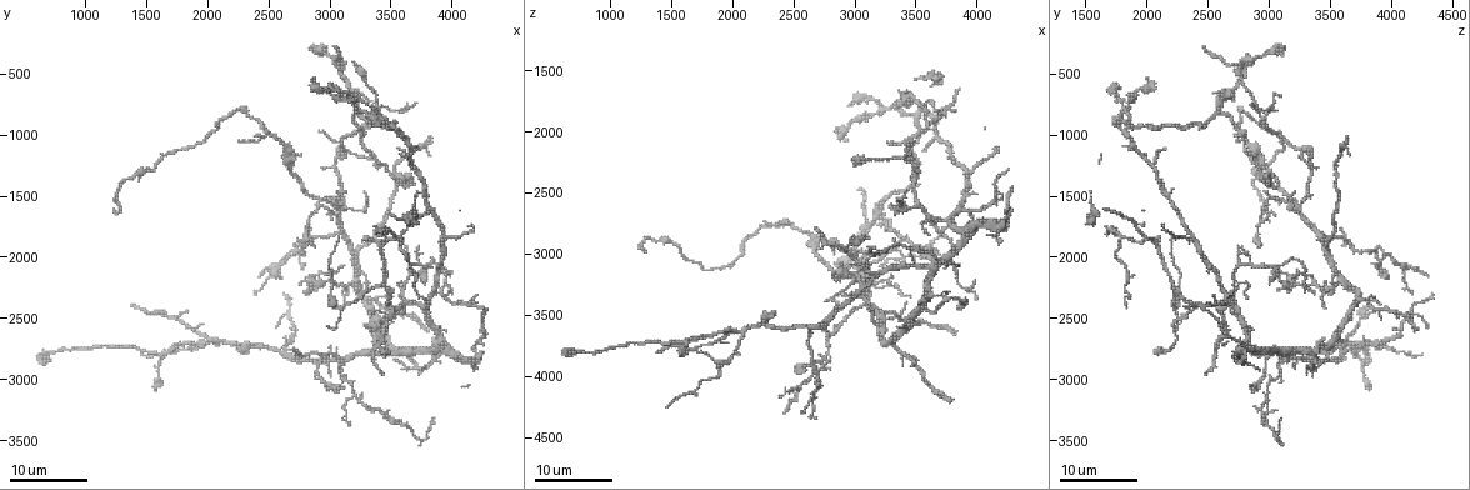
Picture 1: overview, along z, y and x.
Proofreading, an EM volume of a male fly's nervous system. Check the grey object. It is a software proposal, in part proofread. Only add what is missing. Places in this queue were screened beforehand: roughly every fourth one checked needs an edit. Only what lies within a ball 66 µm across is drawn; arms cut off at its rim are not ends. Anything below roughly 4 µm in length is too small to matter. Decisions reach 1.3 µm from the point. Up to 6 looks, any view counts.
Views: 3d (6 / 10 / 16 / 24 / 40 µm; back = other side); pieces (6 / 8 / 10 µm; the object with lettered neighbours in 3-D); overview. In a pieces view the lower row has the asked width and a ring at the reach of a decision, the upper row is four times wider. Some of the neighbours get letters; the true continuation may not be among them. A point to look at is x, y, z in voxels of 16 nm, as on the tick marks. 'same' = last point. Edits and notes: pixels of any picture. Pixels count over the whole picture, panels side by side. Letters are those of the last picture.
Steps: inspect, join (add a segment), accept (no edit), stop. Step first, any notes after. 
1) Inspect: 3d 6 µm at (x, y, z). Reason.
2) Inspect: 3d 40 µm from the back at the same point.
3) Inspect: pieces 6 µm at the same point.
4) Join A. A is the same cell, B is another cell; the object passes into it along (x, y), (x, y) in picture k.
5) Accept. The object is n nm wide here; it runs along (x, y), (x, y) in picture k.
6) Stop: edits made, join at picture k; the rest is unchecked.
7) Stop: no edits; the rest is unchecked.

Inspect: 3d 24 µm at (2560, 2180, 3960). Free end.

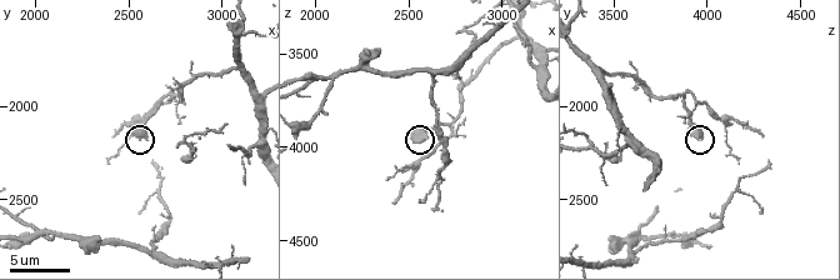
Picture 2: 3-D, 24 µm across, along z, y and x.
Inspect: pieces 8 µm at (2560, 2160, 3980).

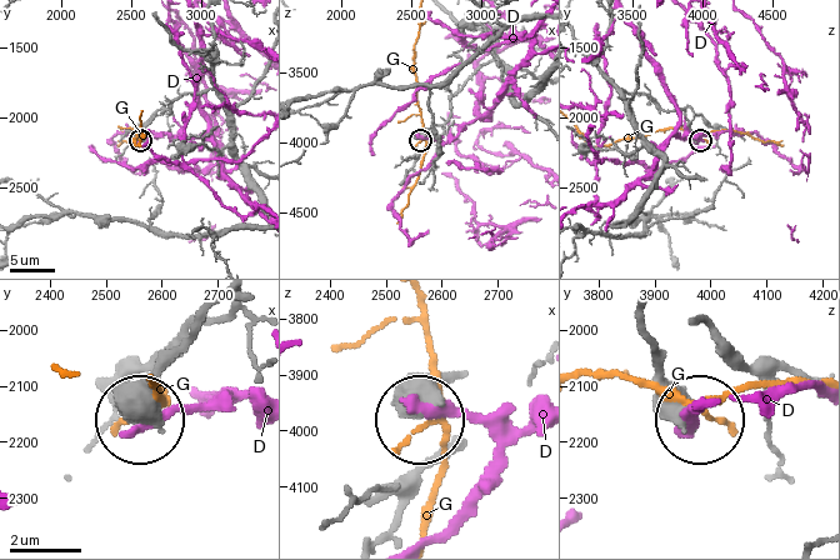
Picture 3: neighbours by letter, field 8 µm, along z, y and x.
Accept. D and G are other cells; it runs along (636, 313), (660, 376), (696, 418) in picture 3; none of them fits.

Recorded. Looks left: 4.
Inspect: 3d 16 µm at (2660, 2740, 2800). Thin end.

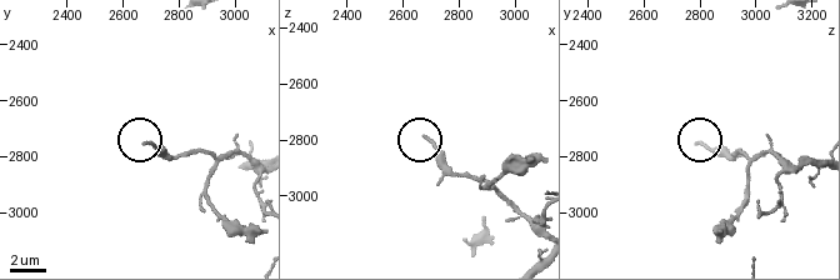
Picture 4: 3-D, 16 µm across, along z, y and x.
Inspect: pieces 6 µm at (2680, 2750, 2790).

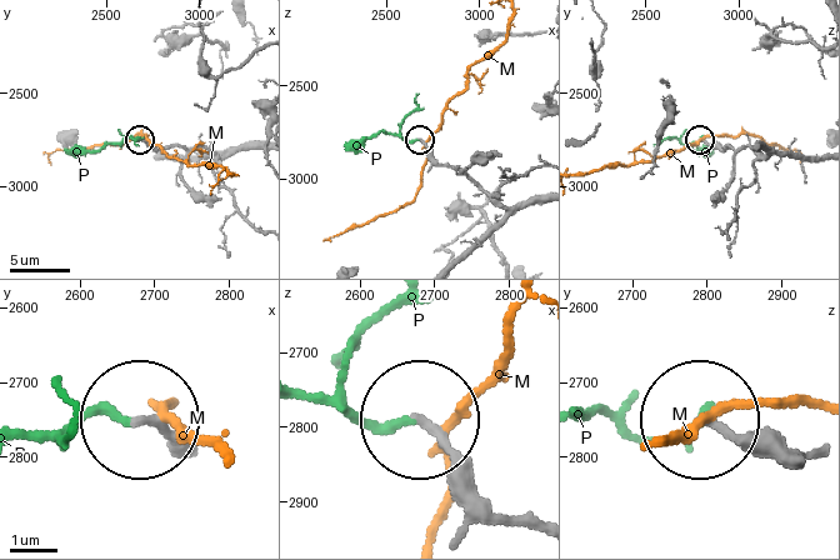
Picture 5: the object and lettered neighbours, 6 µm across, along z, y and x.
Join P. P is the same cell, M is another cell; it goes on there.

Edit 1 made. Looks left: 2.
Stop: edits made, join at picture 5; the rest is unchecked.

